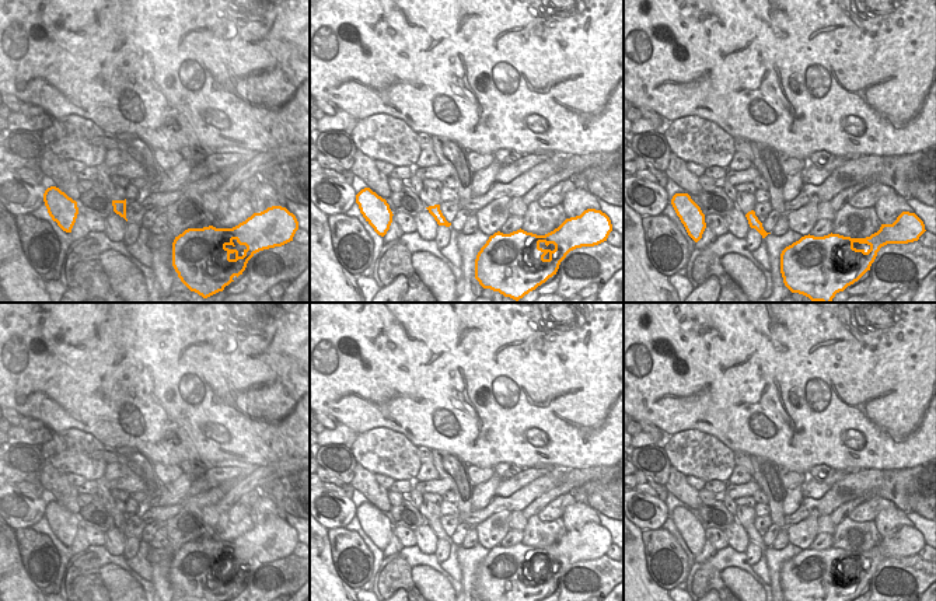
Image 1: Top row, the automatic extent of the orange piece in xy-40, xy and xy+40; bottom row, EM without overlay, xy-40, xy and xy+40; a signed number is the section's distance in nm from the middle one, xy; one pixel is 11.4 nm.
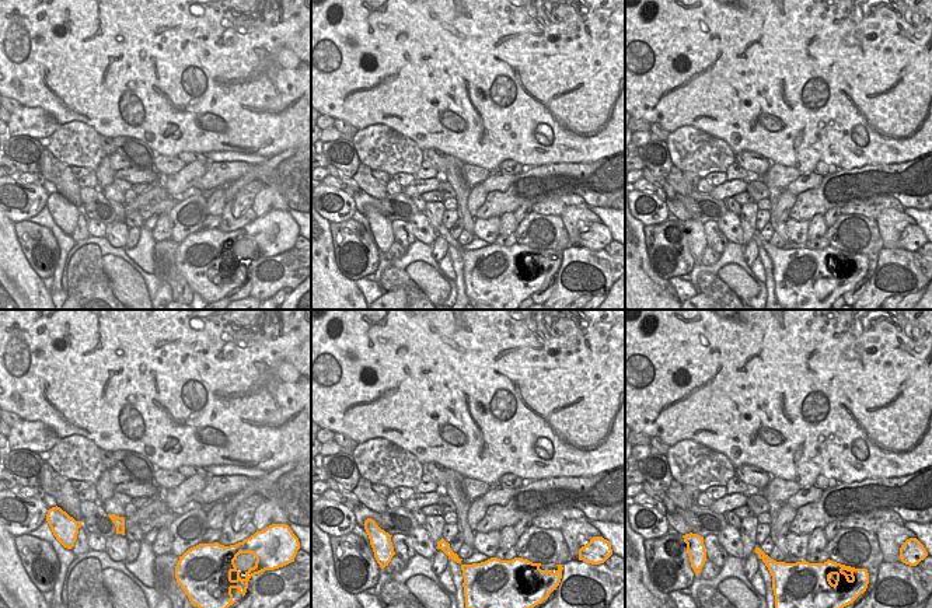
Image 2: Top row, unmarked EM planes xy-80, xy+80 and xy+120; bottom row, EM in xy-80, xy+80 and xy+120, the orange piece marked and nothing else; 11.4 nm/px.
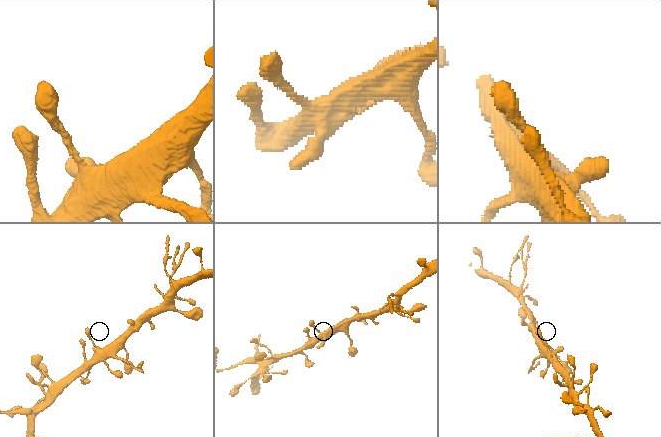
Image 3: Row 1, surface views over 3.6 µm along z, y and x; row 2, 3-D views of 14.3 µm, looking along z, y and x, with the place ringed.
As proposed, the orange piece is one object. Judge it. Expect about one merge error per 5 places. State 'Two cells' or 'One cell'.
One cell.

